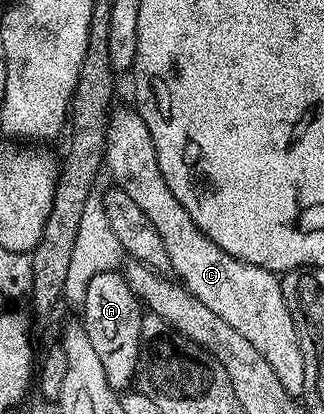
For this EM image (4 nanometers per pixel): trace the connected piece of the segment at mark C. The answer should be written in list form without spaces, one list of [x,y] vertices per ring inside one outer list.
[[[132,107],[119,108],[110,115],[105,134],[103,164],[113,175],[112,183],[133,199],[147,218],[151,218],[159,238],[163,238],[163,246],[167,246],[172,275],[195,298],[199,298],[207,310],[219,314],[227,326],[239,330],[239,334],[243,334],[243,338],[247,338],[247,342],[251,342],[251,346],[267,358],[287,394],[295,398],[304,397],[303,350],[289,312],[289,301],[281,289],[281,276],[227,254],[215,246],[205,232],[200,232],[195,222],[191,222],[191,214],[179,206],[179,198],[171,194],[171,186],[167,186],[163,170],[159,170],[159,158],[155,154],[151,130],[147,130],[147,122],[143,122]]]

